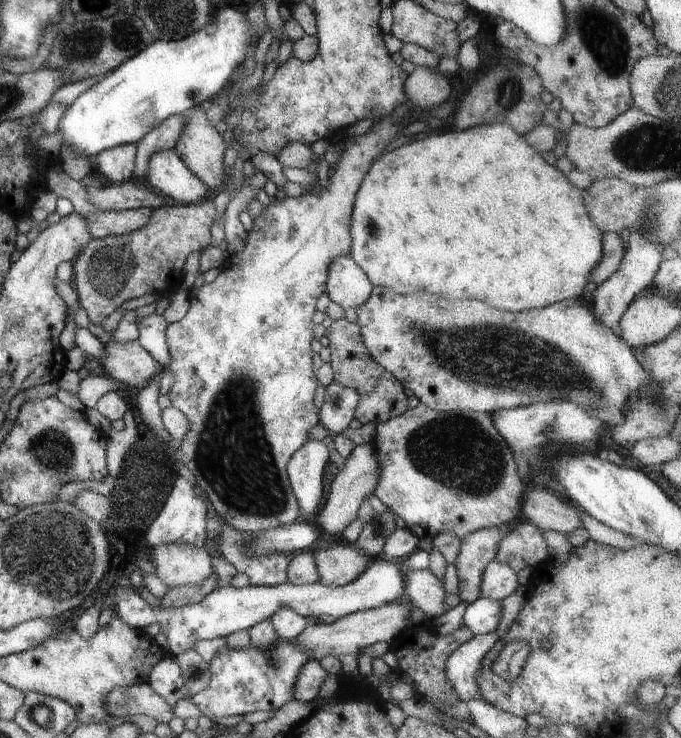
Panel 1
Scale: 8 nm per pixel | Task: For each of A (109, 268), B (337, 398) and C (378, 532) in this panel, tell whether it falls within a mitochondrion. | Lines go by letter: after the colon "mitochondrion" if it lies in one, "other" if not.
A: mitochondrion
B: mitochondrion
C: mitochondrion

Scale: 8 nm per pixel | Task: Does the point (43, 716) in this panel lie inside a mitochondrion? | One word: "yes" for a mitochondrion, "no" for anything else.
yes

